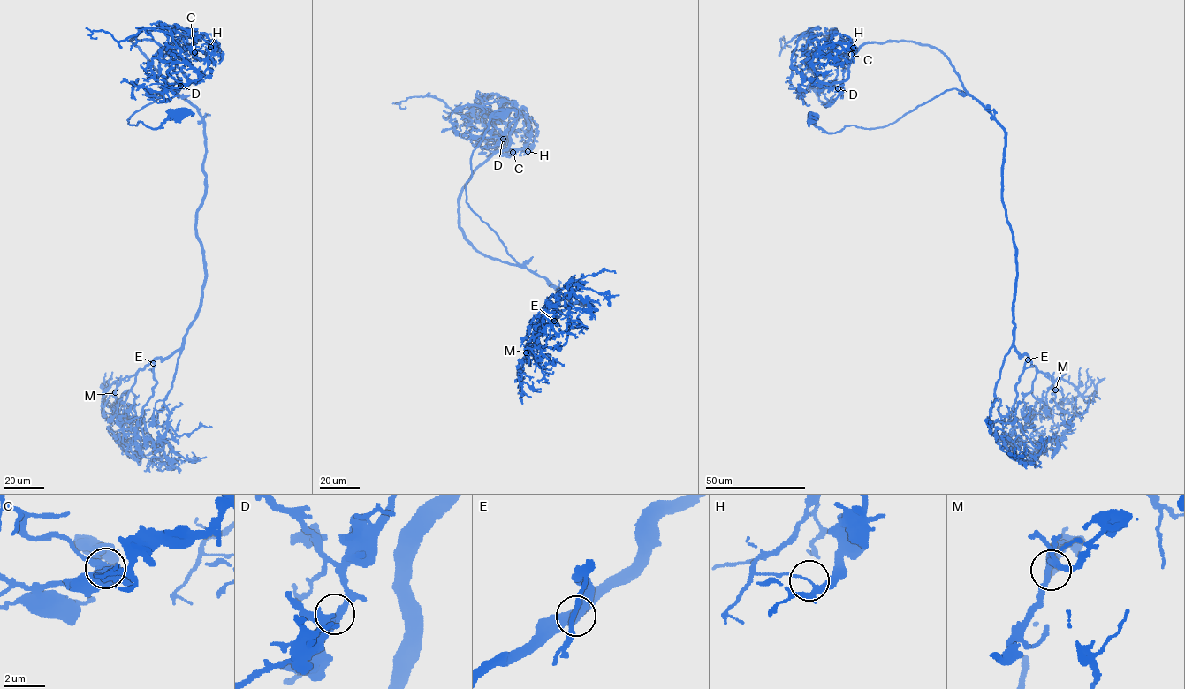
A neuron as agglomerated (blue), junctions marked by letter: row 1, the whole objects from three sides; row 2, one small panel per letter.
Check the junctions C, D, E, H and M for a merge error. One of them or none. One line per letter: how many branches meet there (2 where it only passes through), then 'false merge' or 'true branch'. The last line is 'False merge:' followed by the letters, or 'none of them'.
C: 3 branches meet; true branch
D: 3 branches meet; true branch
E: 3 branches meet; true branch
H: 3 branches meet; false merge
M: 3 branches meet; true branch
False merge: H

